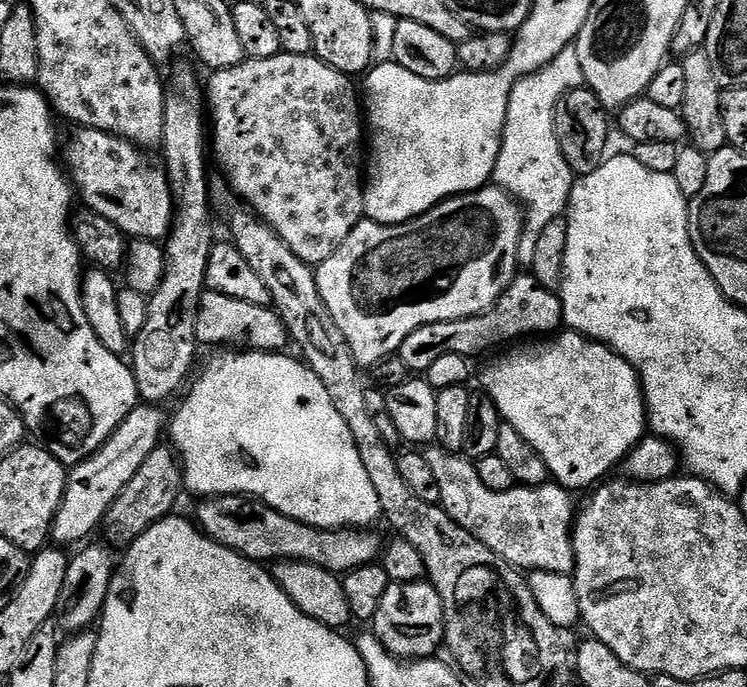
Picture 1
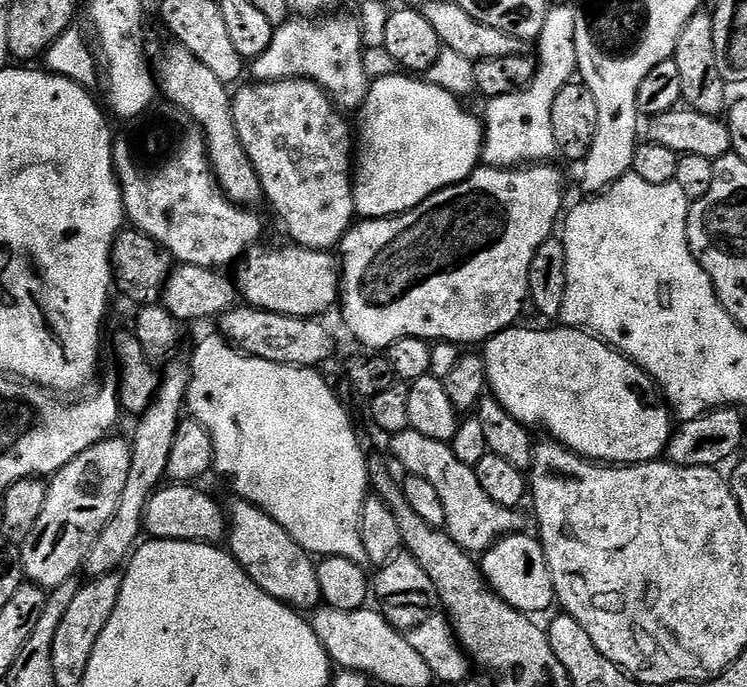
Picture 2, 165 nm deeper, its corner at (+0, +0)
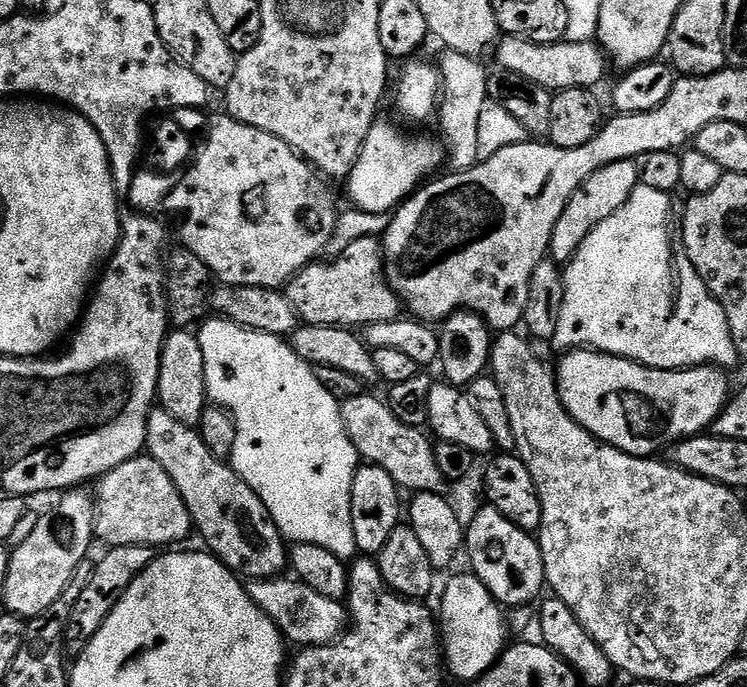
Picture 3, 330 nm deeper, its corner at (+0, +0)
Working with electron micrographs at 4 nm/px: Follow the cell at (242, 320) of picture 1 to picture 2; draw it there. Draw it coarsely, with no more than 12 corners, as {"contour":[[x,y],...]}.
{"contour":[[237,306],[229,344],[266,362],[319,369],[332,336],[316,318]]}

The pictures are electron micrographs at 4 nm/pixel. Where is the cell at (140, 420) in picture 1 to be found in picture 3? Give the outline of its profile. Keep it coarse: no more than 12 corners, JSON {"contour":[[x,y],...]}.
{"contour":[[68,490],[11,549],[9,613],[42,614],[89,559],[96,505]]}

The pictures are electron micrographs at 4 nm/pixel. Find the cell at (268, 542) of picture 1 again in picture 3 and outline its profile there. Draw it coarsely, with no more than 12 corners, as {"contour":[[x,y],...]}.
{"contour":[[141,454],[99,477],[95,539],[160,550],[193,535],[170,474]]}

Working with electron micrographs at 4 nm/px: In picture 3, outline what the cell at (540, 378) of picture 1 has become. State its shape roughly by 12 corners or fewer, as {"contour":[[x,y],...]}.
{"contour":[[577,348],[562,406],[603,444],[655,457],[730,399],[719,366],[662,370]]}

